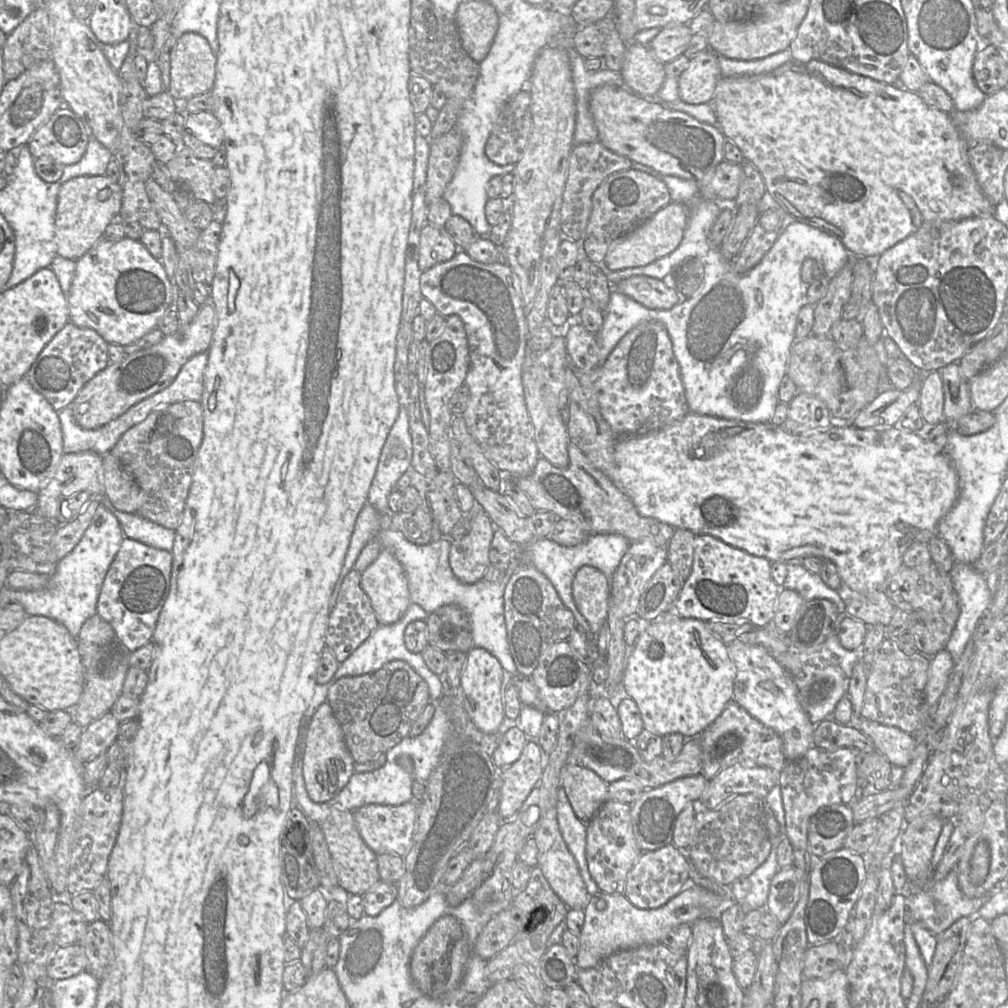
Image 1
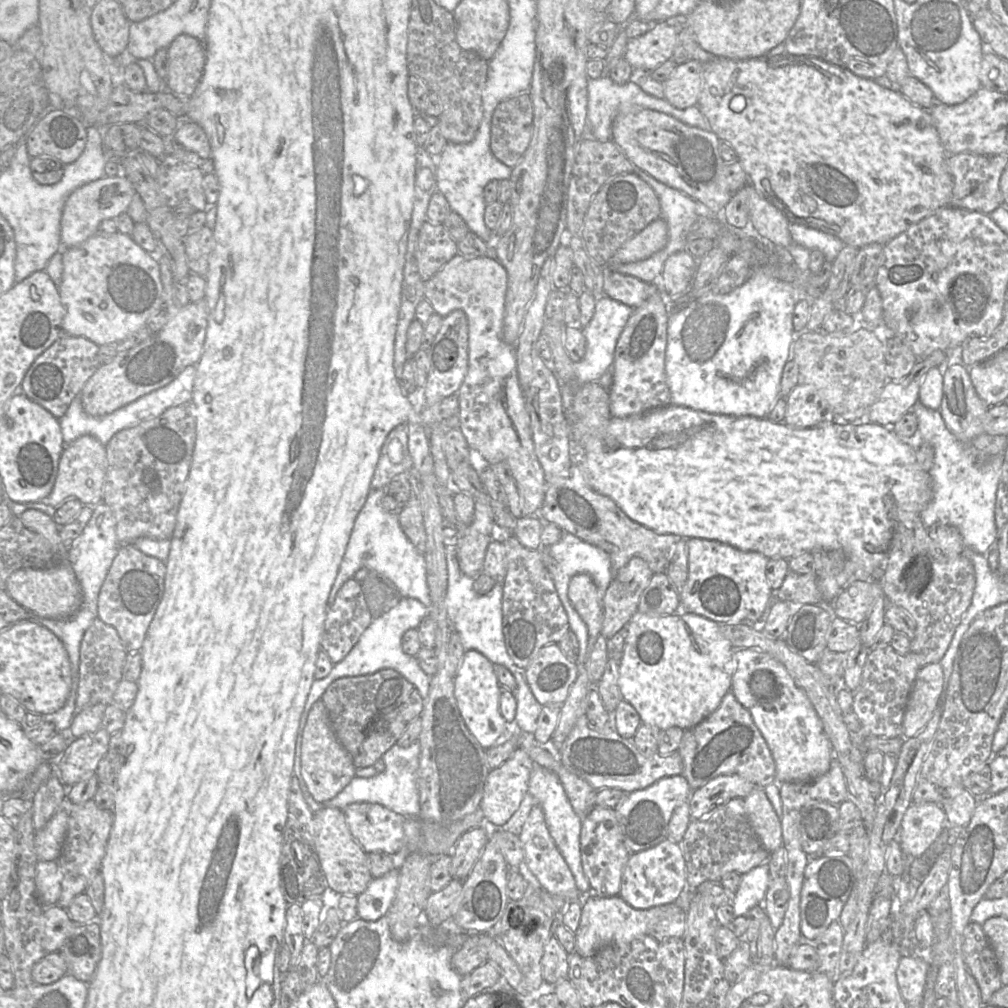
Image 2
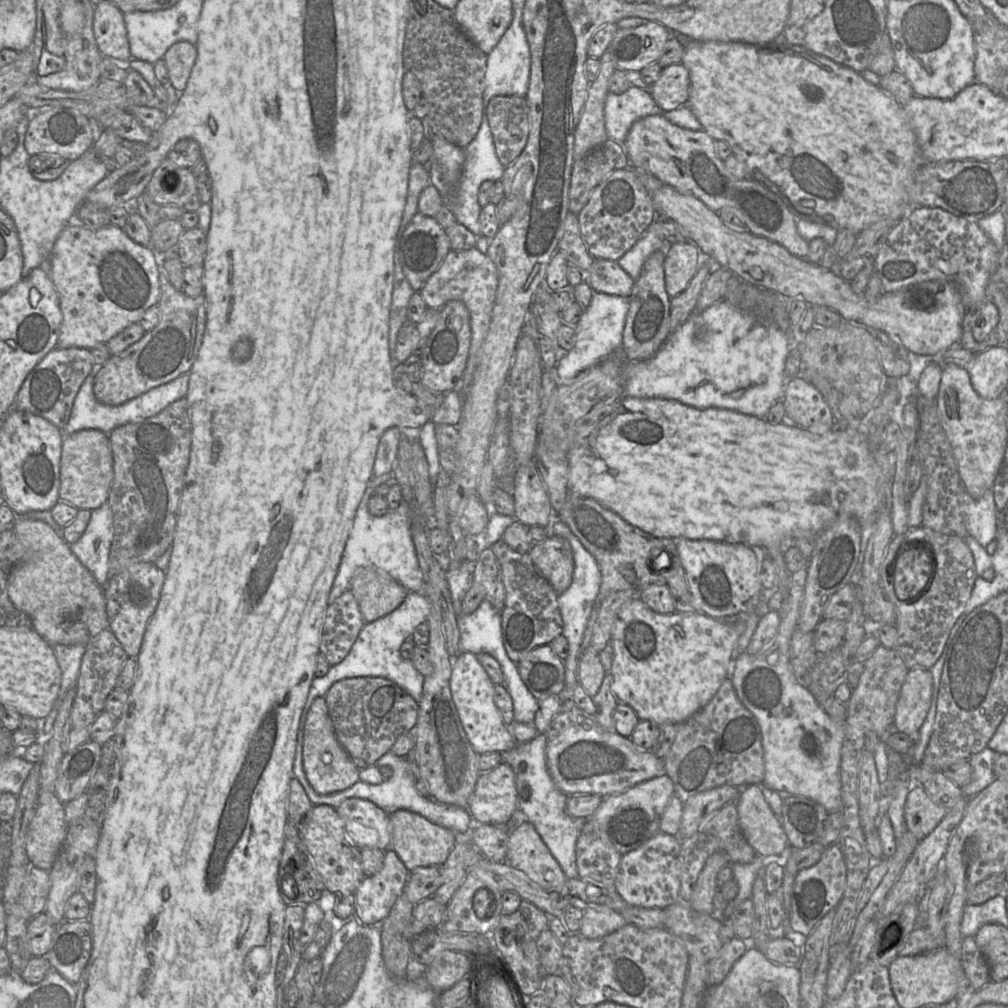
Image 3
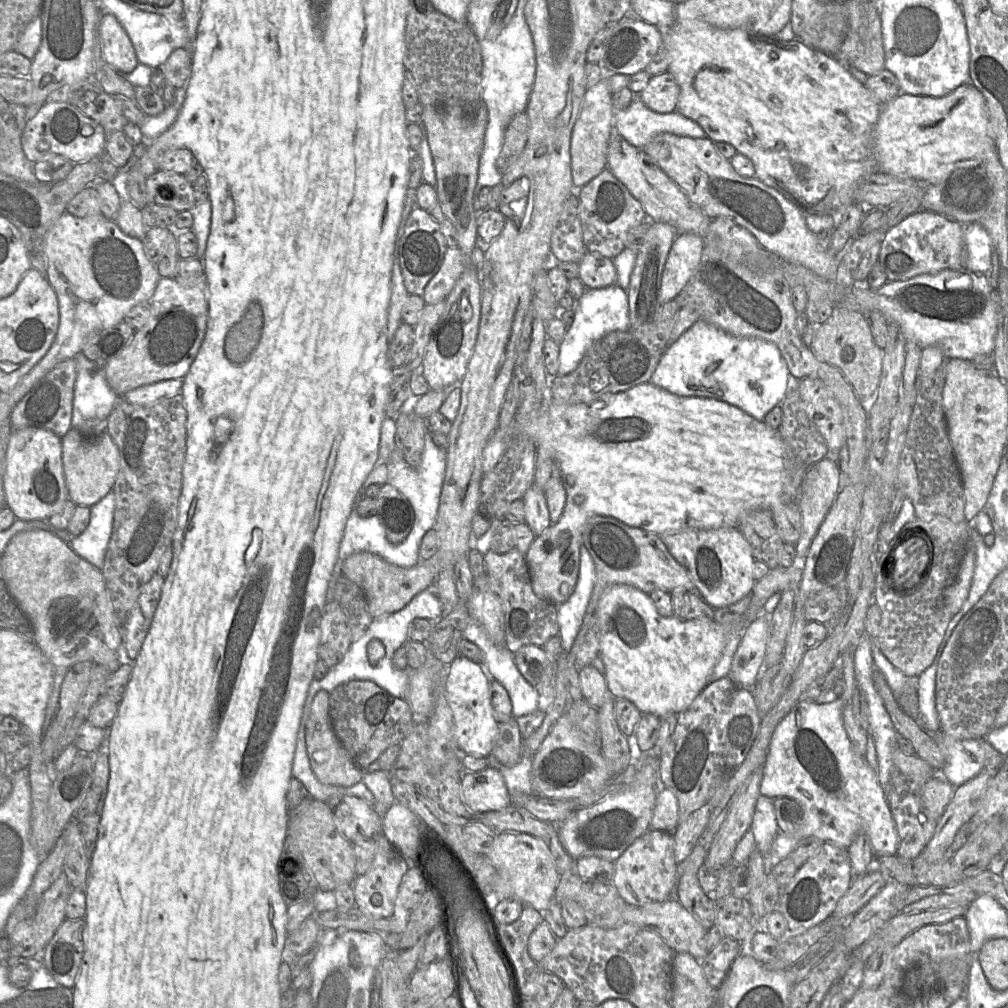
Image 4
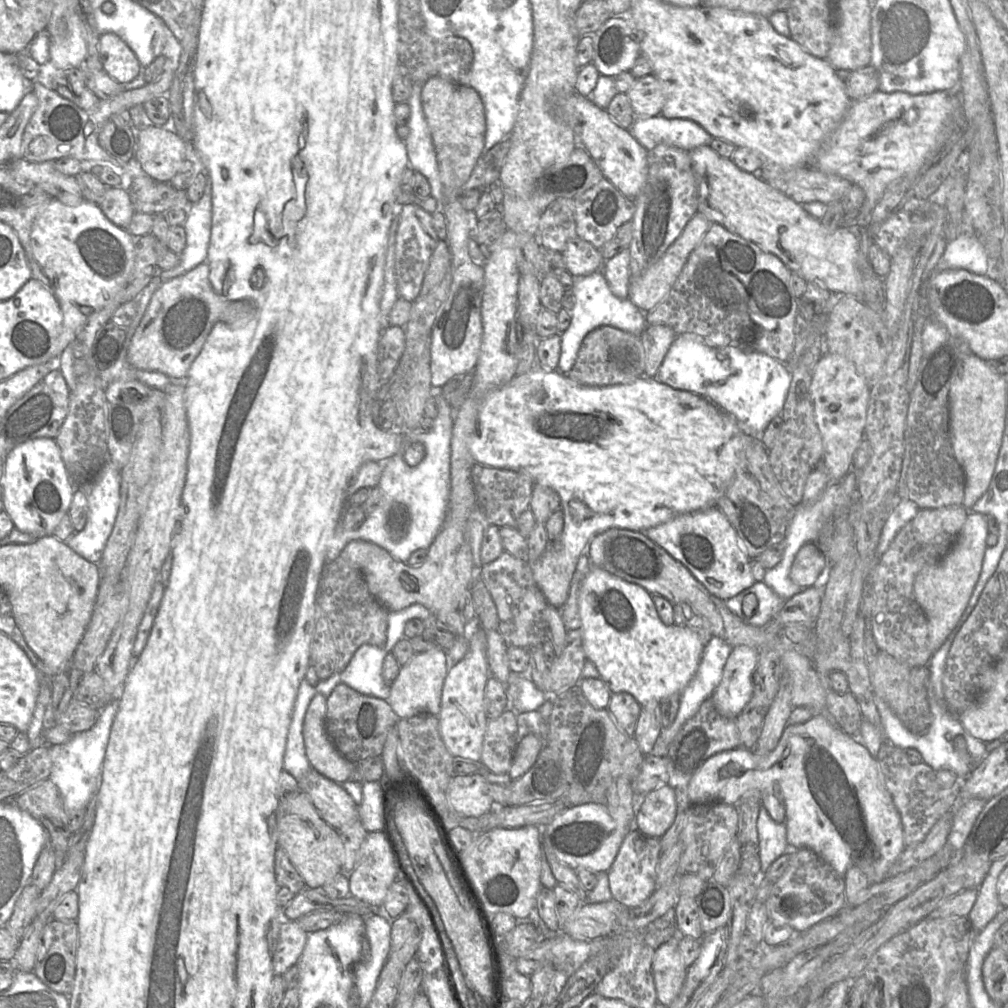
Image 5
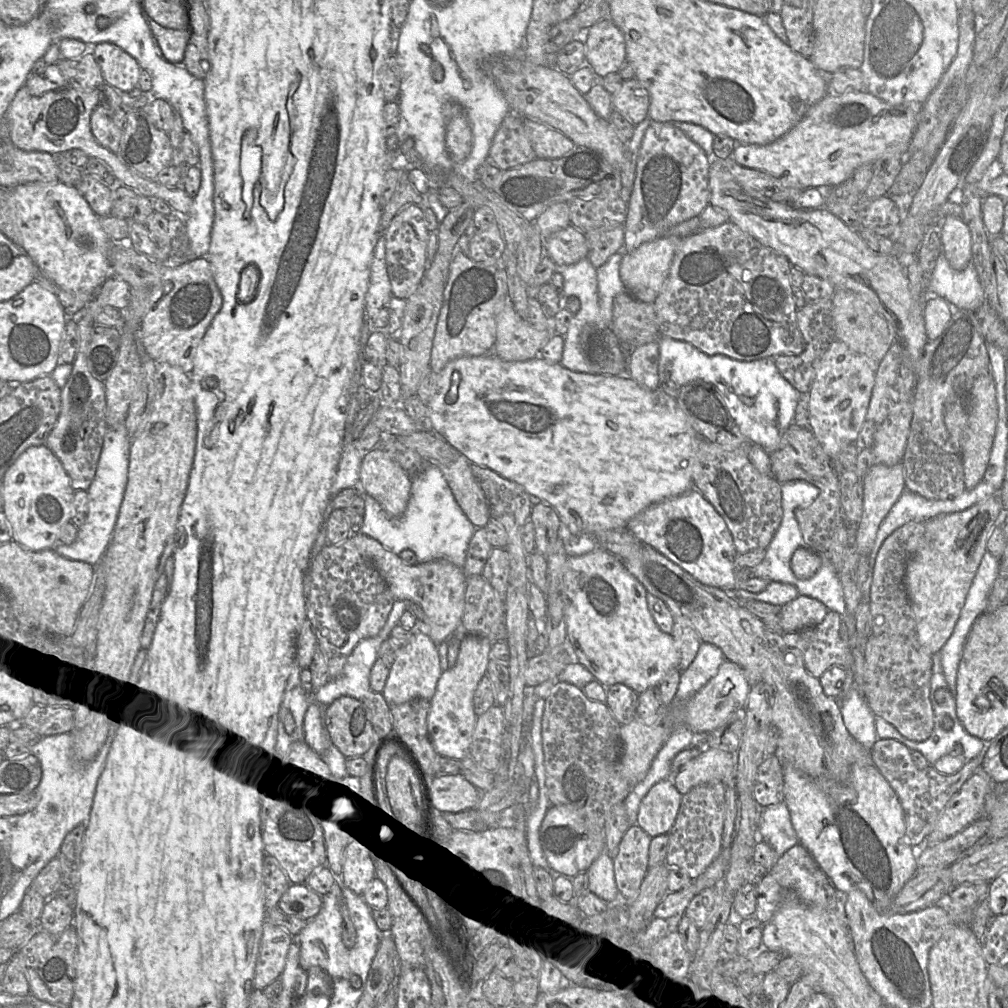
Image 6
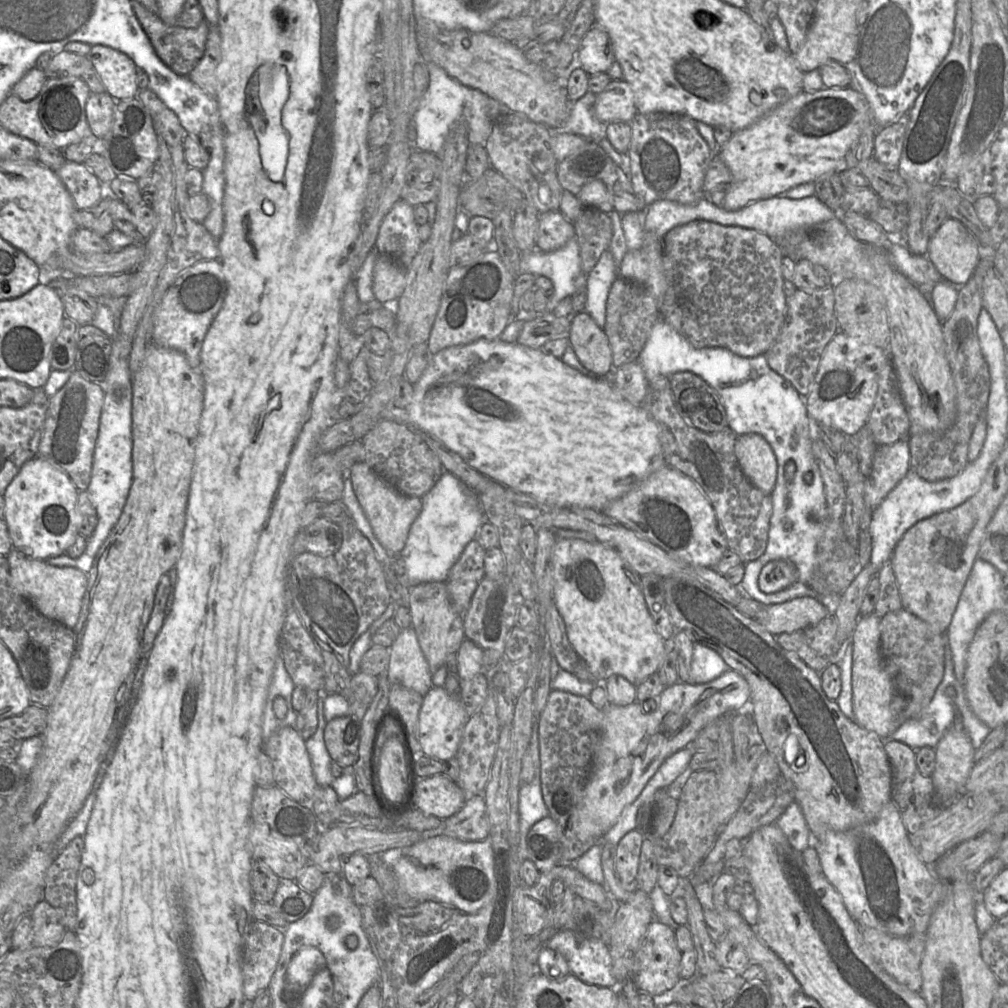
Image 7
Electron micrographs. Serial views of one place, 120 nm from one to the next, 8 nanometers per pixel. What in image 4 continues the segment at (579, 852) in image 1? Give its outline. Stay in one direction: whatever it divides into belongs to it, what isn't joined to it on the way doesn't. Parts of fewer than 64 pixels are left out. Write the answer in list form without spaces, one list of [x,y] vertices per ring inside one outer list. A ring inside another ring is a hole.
[[[523,751],[518,763],[512,767],[501,764],[491,753],[486,757],[486,760],[488,767],[497,769],[503,776],[511,799],[517,796],[534,796],[531,790],[533,755]]]

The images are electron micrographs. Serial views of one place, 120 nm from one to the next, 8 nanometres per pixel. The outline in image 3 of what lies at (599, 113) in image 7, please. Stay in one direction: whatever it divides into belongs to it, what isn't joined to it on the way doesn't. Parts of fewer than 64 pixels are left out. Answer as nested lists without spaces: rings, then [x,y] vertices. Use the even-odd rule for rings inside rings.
[[[680,63],[664,68],[659,79],[649,88],[649,92],[662,110],[671,111],[687,105],[689,88],[689,72]]]

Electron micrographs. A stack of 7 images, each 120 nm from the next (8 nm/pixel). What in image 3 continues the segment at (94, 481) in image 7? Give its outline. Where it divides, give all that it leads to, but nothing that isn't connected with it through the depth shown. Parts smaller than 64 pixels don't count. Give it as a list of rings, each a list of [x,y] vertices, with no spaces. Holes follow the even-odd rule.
[[[107,502],[91,510],[90,520],[80,539],[70,544],[70,549],[96,581],[104,586],[110,577],[109,554],[114,537],[113,513]]]

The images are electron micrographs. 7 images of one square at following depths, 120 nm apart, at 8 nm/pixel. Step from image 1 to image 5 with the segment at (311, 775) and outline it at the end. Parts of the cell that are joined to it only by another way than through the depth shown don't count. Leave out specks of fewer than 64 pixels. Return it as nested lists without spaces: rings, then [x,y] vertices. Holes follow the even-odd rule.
[[[316,694],[308,706],[303,724],[305,751],[313,769],[342,784],[354,776],[355,763],[337,750],[326,732],[326,703],[324,695]]]

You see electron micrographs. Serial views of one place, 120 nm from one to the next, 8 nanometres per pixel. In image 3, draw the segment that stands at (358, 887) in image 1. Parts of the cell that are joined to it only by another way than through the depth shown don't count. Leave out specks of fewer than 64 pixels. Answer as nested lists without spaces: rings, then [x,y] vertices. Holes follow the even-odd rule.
[[[326,804],[313,805],[297,828],[325,888],[335,894],[355,894],[365,878],[361,864],[361,852],[348,838],[343,821],[336,809]]]

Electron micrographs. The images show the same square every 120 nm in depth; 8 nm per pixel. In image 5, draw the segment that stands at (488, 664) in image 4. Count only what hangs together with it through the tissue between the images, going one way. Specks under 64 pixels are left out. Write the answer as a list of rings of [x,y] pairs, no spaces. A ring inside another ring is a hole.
[[[510,672],[506,689],[509,698],[507,709],[517,714],[536,711],[548,700],[548,695],[537,689],[526,673]]]

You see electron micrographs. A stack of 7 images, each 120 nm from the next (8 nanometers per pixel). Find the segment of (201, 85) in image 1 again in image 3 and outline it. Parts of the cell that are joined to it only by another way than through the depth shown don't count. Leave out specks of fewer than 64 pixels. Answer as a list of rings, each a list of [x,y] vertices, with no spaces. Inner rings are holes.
[[[188,41],[174,43],[163,57],[168,70],[169,82],[179,93],[187,85],[196,57],[196,46]]]

